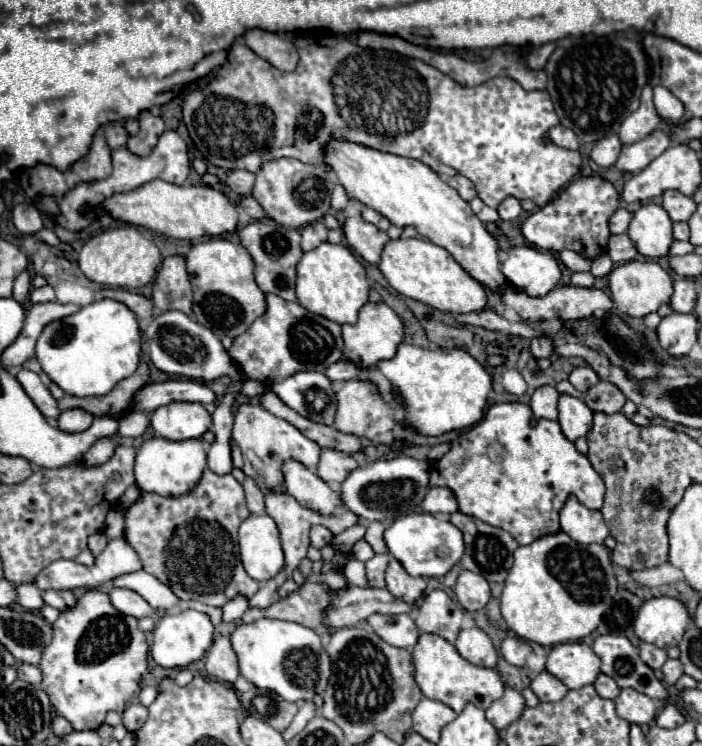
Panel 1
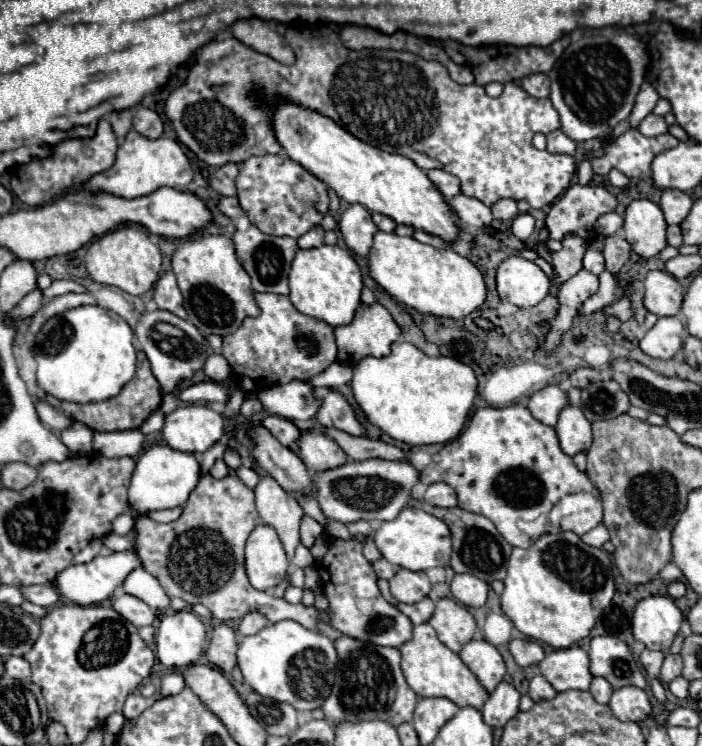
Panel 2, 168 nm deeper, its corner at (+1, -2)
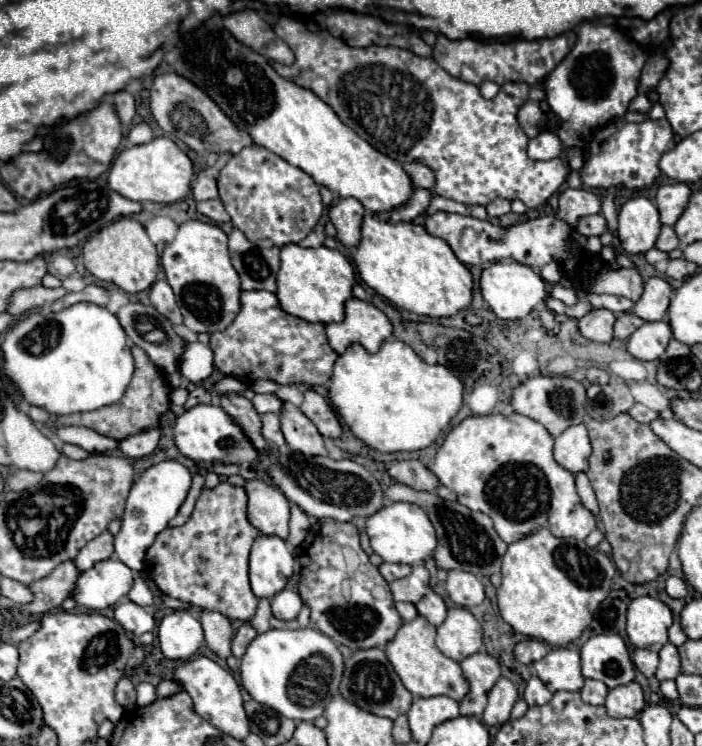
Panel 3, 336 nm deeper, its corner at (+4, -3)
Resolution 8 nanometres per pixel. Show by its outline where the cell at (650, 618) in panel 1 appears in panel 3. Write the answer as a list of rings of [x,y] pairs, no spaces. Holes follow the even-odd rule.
[[[641,596],[627,606],[627,636],[633,648],[659,652],[667,642],[667,630],[671,624],[673,614],[661,600]]]

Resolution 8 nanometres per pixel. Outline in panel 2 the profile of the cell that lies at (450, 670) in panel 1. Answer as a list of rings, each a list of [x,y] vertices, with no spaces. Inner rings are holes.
[[[428,623],[414,627],[414,637],[400,647],[402,653],[402,671],[406,677],[406,683],[414,689],[420,697],[444,697],[456,703],[458,707],[476,707],[482,709],[488,701],[490,693],[480,685],[476,675],[462,663],[458,653],[450,651],[440,643],[436,637],[436,631]]]

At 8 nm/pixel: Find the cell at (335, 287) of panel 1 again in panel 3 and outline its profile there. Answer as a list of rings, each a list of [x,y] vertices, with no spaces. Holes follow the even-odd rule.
[[[287,244],[281,248],[281,268],[277,272],[277,300],[279,306],[307,322],[341,322],[345,318],[345,300],[349,300],[351,286],[355,282],[353,266],[339,252],[327,246],[303,248],[299,244]]]

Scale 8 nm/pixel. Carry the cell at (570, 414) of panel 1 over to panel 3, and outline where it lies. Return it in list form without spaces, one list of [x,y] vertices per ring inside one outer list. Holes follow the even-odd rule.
[[[577,424],[573,428],[567,428],[559,438],[555,438],[555,462],[559,466],[563,466],[565,470],[569,470],[573,474],[585,472],[587,466],[589,466],[589,462],[587,462],[589,456],[591,456],[591,442],[589,442],[585,424]]]

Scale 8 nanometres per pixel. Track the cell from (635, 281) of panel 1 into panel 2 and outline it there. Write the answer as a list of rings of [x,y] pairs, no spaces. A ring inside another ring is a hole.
[[[622,295],[620,299],[616,299],[608,309],[606,309],[610,315],[618,317],[620,321],[628,321],[634,317],[636,309],[634,309],[634,303],[632,303],[632,297],[630,295]]]

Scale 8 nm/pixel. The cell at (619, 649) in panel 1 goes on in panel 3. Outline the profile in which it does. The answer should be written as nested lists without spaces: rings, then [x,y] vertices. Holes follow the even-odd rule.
[[[617,634],[591,636],[581,648],[581,674],[601,680],[609,688],[633,682],[635,668],[623,638]]]

